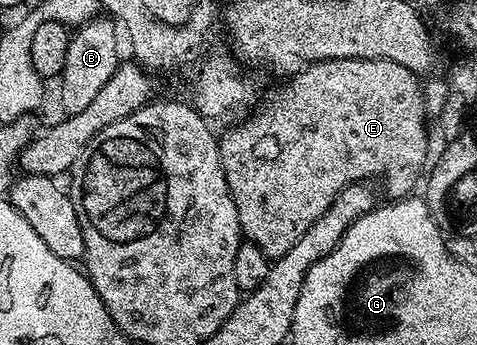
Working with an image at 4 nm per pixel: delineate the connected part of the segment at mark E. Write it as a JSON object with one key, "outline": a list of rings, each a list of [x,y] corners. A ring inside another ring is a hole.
{"outline":[[[322,59],[286,79],[289,80],[266,101],[265,107],[258,106],[245,117],[250,119],[219,135],[221,164],[237,206],[241,234],[248,242],[259,245],[271,261],[283,257],[327,213],[331,201],[347,185],[385,175],[390,200],[412,196],[421,166],[429,155],[425,92],[422,80],[417,80],[420,78],[411,69],[386,59]]]}

